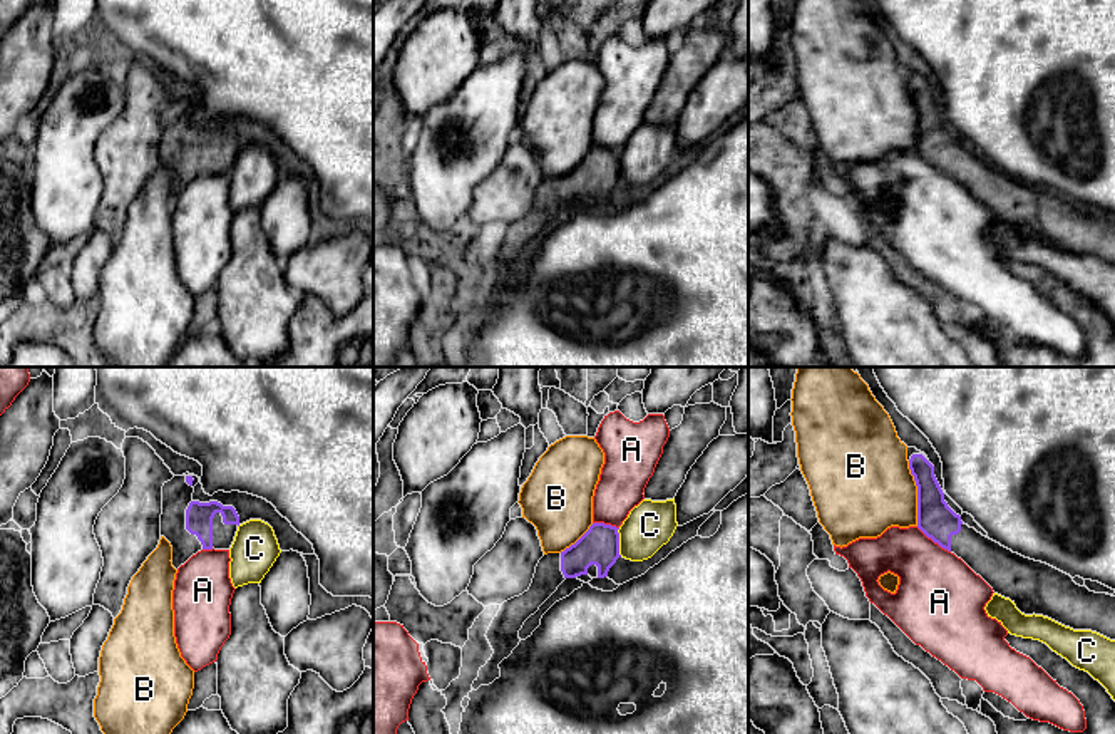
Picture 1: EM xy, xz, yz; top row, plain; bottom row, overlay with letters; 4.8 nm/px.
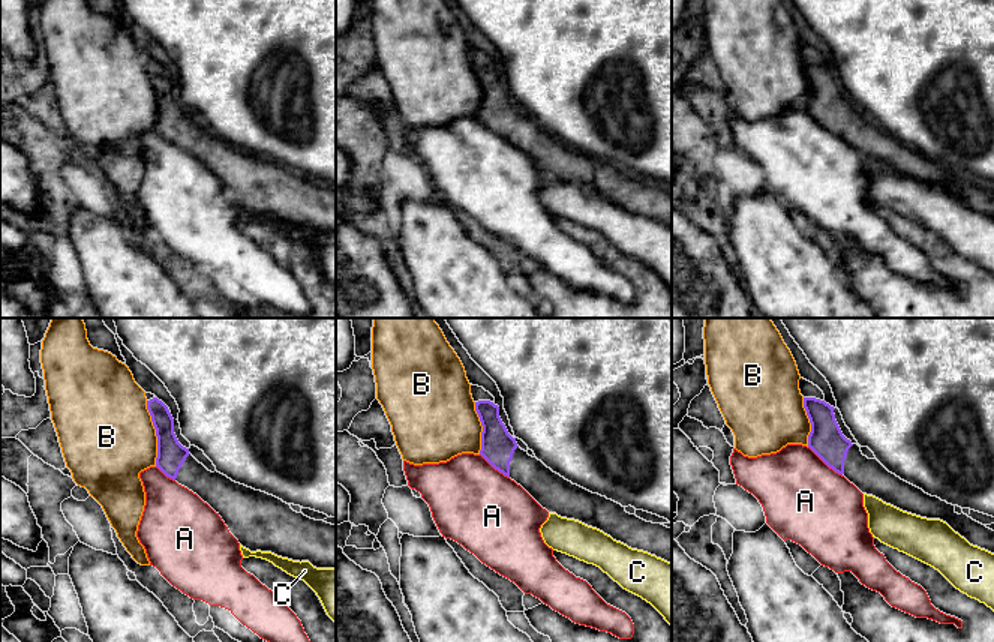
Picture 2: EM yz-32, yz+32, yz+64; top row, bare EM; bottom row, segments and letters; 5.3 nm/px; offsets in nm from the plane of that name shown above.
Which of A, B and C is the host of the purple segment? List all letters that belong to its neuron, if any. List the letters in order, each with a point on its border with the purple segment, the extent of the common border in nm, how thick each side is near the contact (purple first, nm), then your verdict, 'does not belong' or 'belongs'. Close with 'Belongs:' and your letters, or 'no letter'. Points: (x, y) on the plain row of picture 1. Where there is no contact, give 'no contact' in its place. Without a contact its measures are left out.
A: contact yz (933, 165); length 200 nm; calibres 180 and 380 nm; does not belong
B: contact yz (918, 118); length 320 nm; calibres 180 and 440 nm; does not belong
C: contact xz (618, 166); length 140 nm; calibres 190 and 240 nm; does not belong
Belongs: no letter

